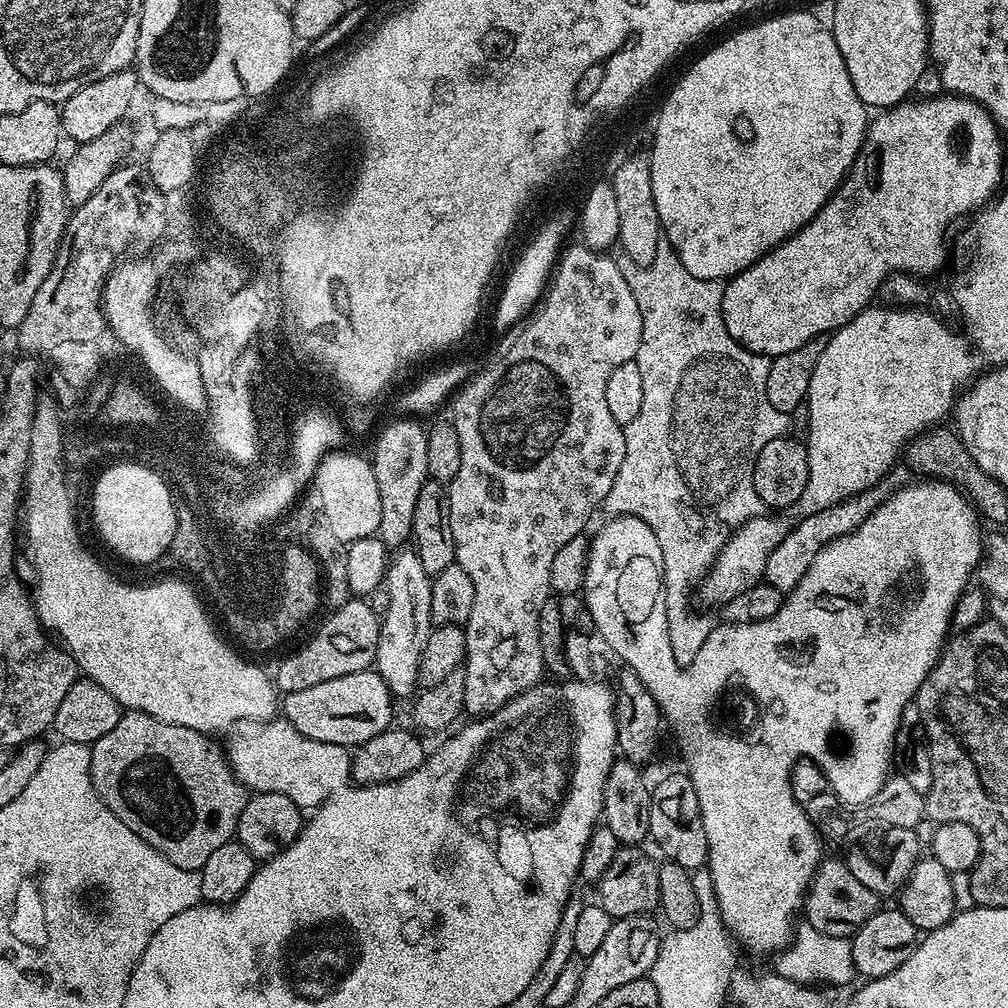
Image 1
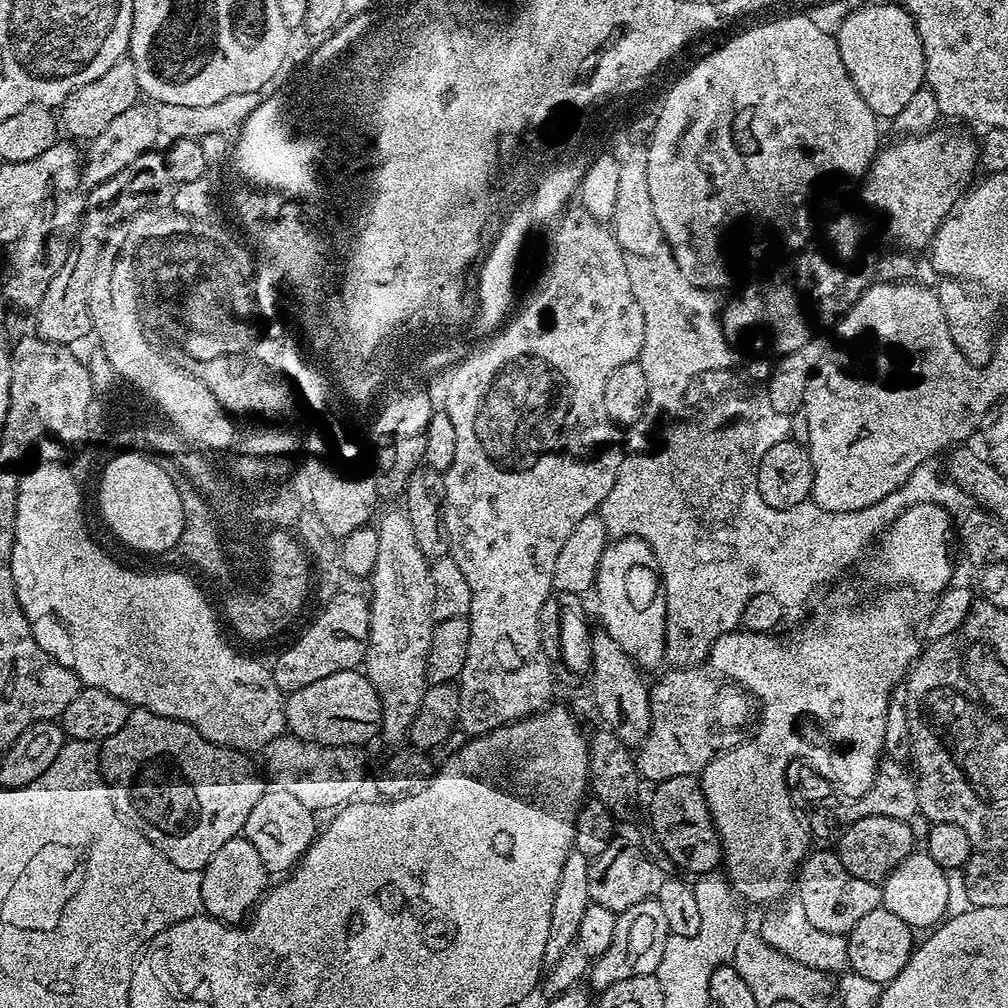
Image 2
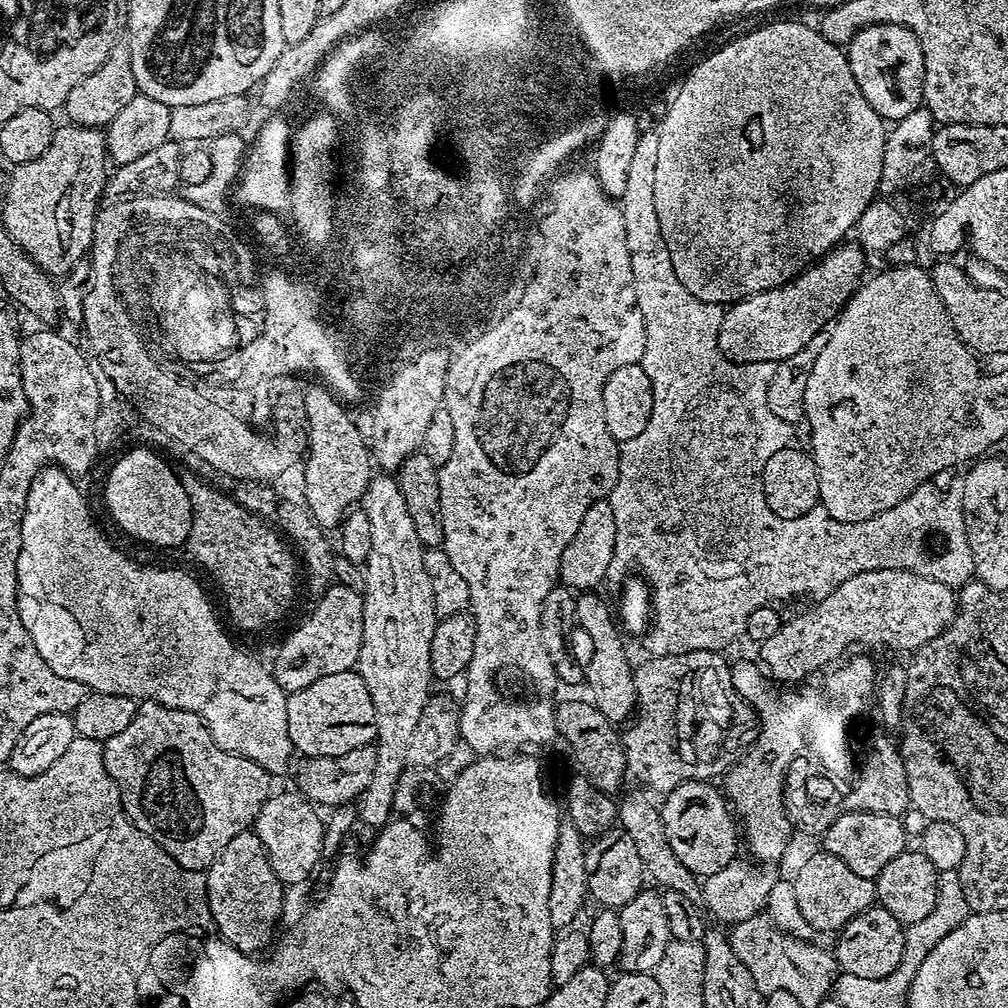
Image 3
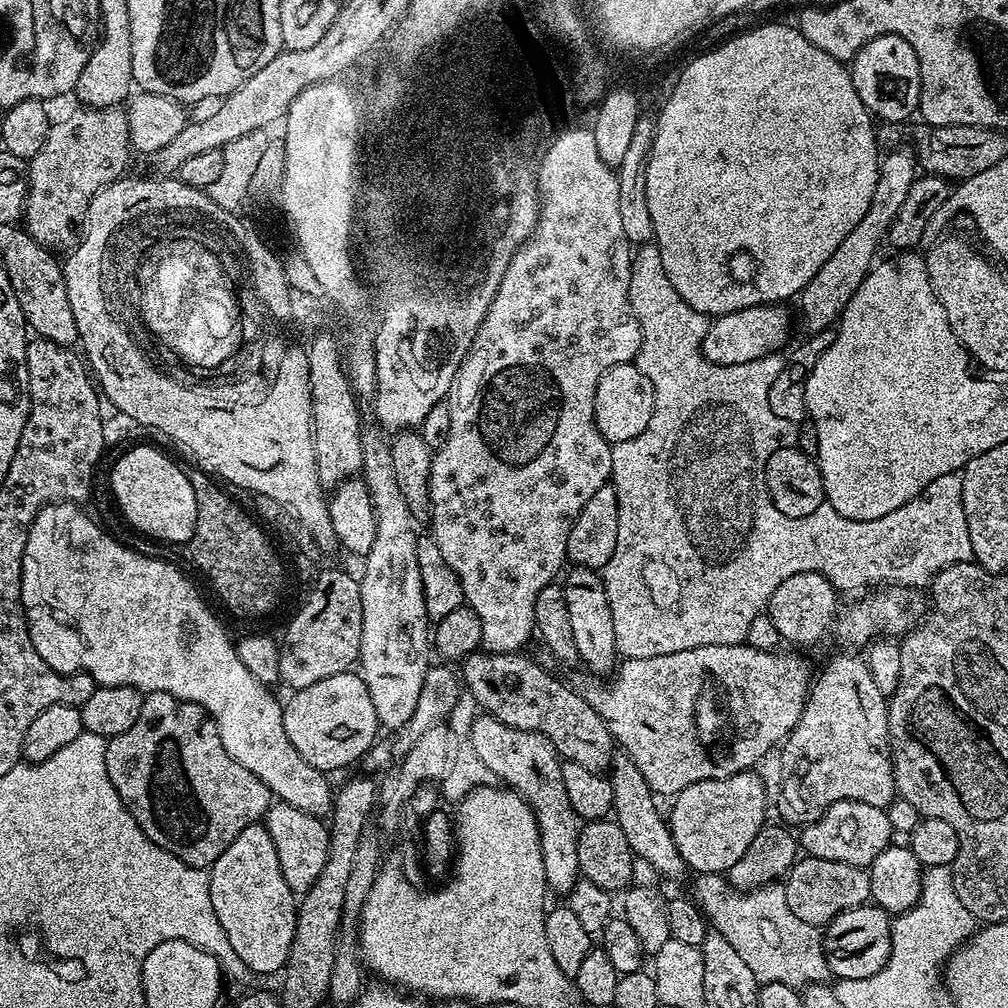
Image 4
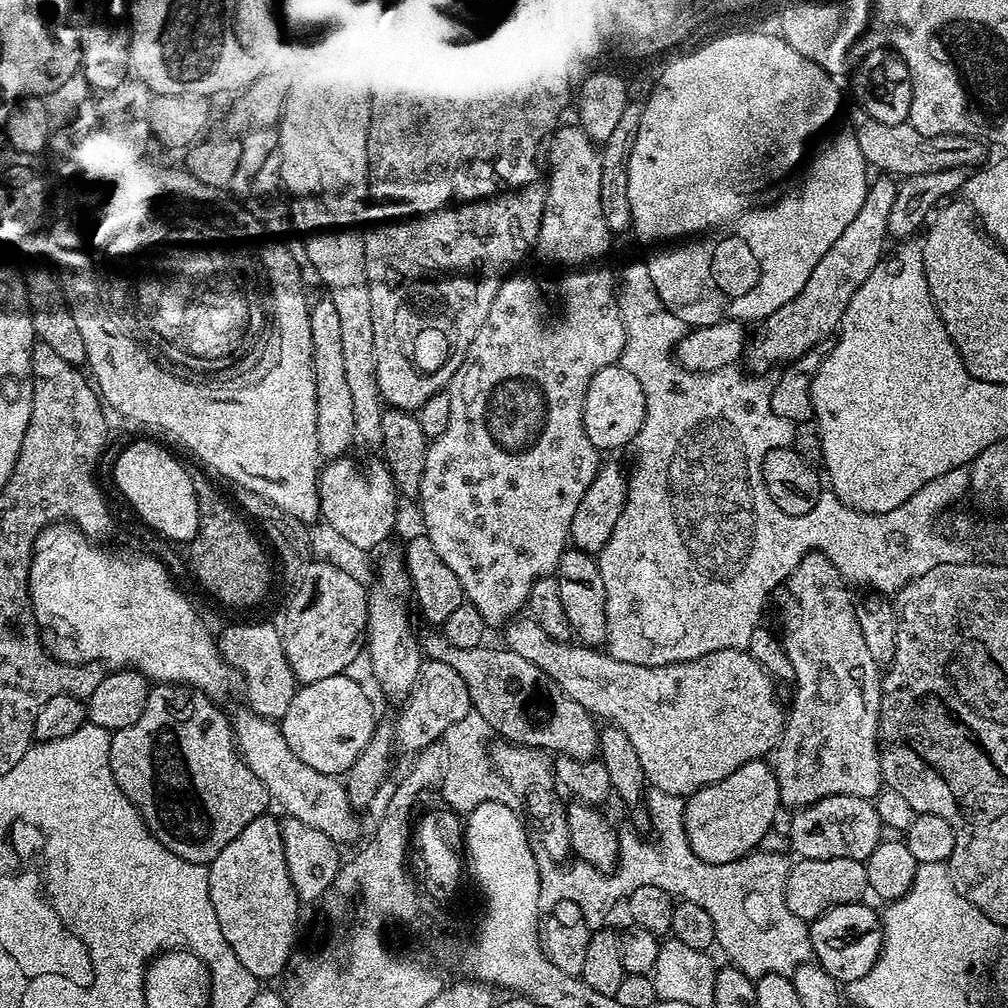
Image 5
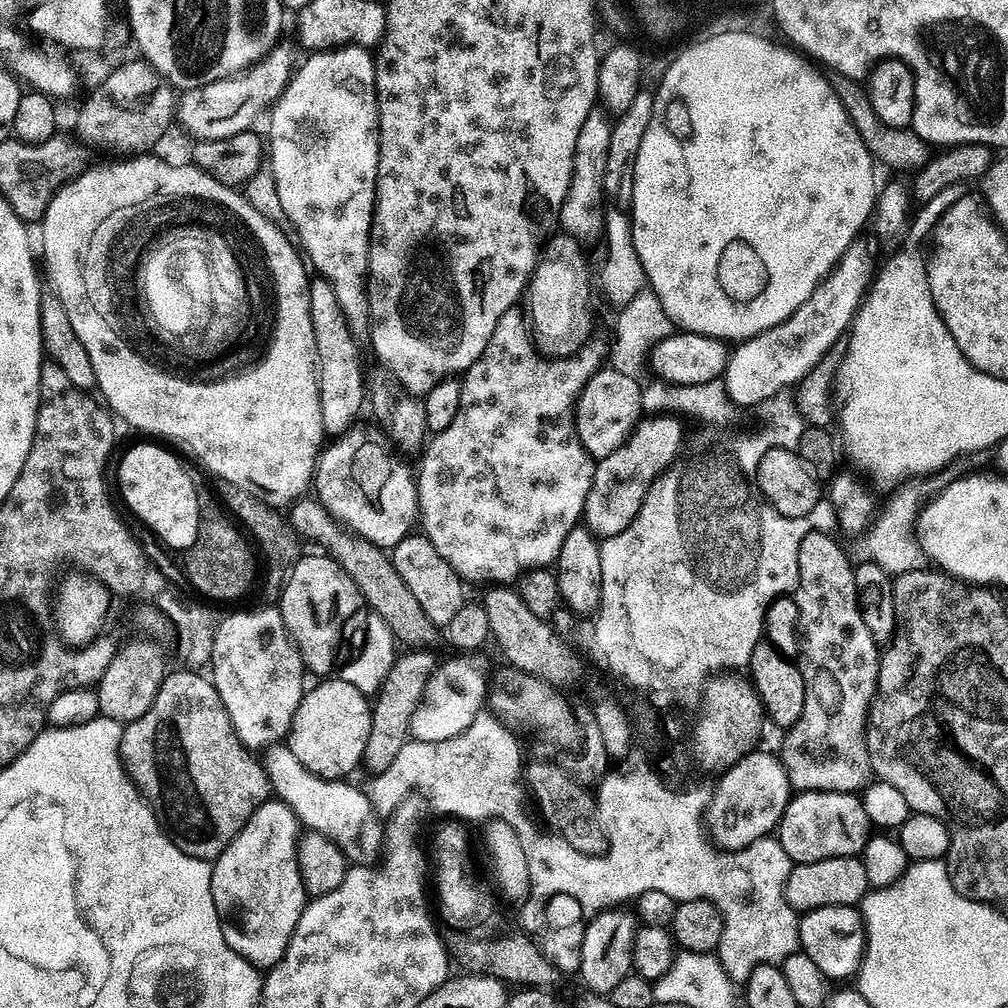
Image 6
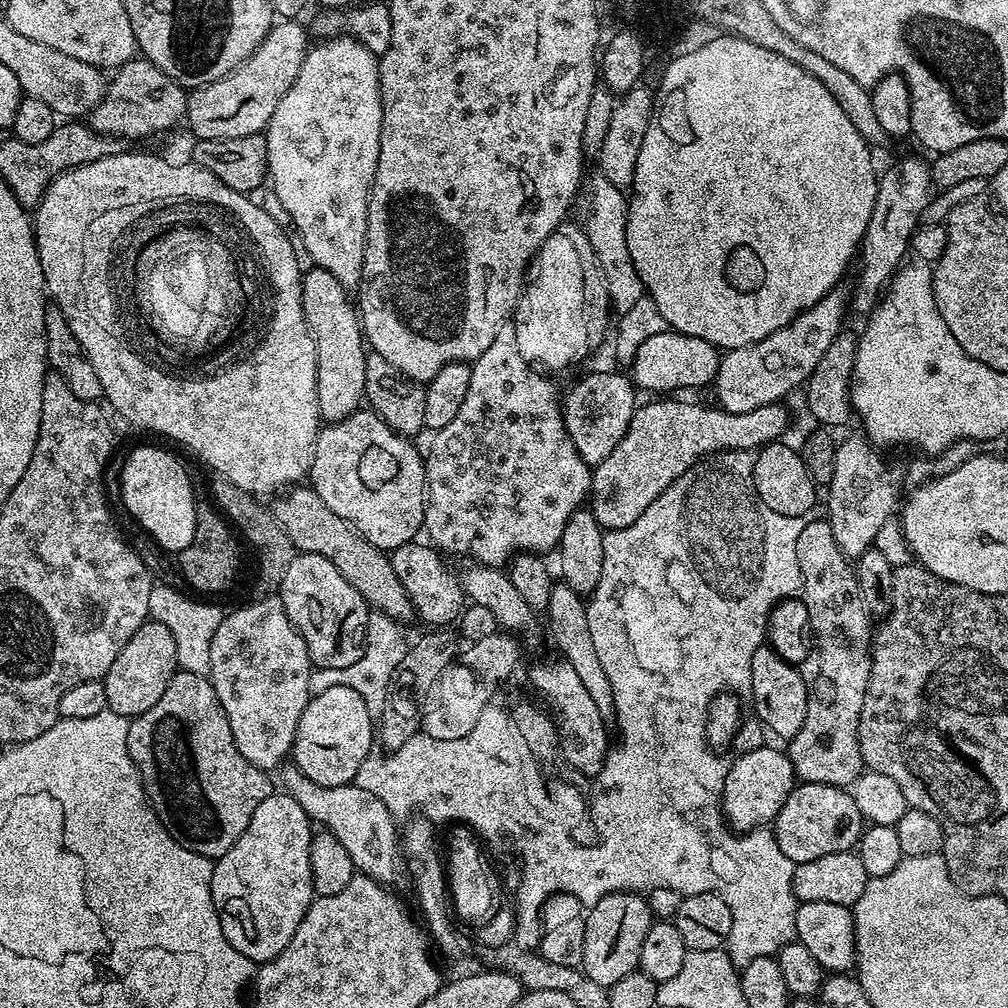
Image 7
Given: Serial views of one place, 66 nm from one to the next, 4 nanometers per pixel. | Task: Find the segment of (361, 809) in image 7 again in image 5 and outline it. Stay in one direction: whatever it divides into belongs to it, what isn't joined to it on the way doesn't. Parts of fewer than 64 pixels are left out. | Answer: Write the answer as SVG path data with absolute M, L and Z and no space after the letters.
M247 706L231 717L236 746L241 758L258 774L262 786L266 786L269 797L285 808L288 816L298 818L298 822L306 822L314 830L322 830L326 838L330 838L337 846L352 844L360 836L360 820L357 809L353 808L343 783L335 776L327 776L314 766L306 766L290 746L286 746L286 738L280 733L277 721L267 720Z

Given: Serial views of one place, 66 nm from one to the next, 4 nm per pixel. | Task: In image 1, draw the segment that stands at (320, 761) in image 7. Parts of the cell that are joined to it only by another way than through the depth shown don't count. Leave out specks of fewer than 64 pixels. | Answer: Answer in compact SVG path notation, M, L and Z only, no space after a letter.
M374 670L346 674L342 678L330 678L330 682L318 682L318 686L310 686L307 690L294 690L287 693L282 700L283 719L289 720L298 730L298 734L306 734L306 738L314 738L318 742L334 742L345 746L355 746L382 734L393 723L392 703L394 697L391 690L382 682L382 678Z

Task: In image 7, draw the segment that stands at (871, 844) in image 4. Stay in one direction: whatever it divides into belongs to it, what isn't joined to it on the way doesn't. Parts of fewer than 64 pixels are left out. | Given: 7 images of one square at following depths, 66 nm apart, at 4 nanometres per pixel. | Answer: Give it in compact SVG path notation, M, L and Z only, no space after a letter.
M797 783L788 793L782 810L774 821L774 835L778 850L786 854L793 864L814 862L825 854L853 851L859 845L866 821L852 797L851 791L835 788L832 784Z

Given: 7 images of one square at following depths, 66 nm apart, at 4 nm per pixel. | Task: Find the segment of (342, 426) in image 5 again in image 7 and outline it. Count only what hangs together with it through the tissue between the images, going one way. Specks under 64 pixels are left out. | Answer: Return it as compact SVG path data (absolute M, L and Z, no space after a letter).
M312 266L303 273L302 276L302 300L304 302L304 321L308 323L309 330L312 331L312 337L316 343L316 367L314 369L314 391L318 394L318 410L320 411L320 419L324 422L335 422L345 420L350 414L354 414L361 407L364 400L364 383L366 382L366 341L362 331L362 321L358 315L357 309L348 301L350 296L349 289L342 286L342 282L338 282L338 278L334 278L334 274L330 274L330 270L322 270L321 268Z

